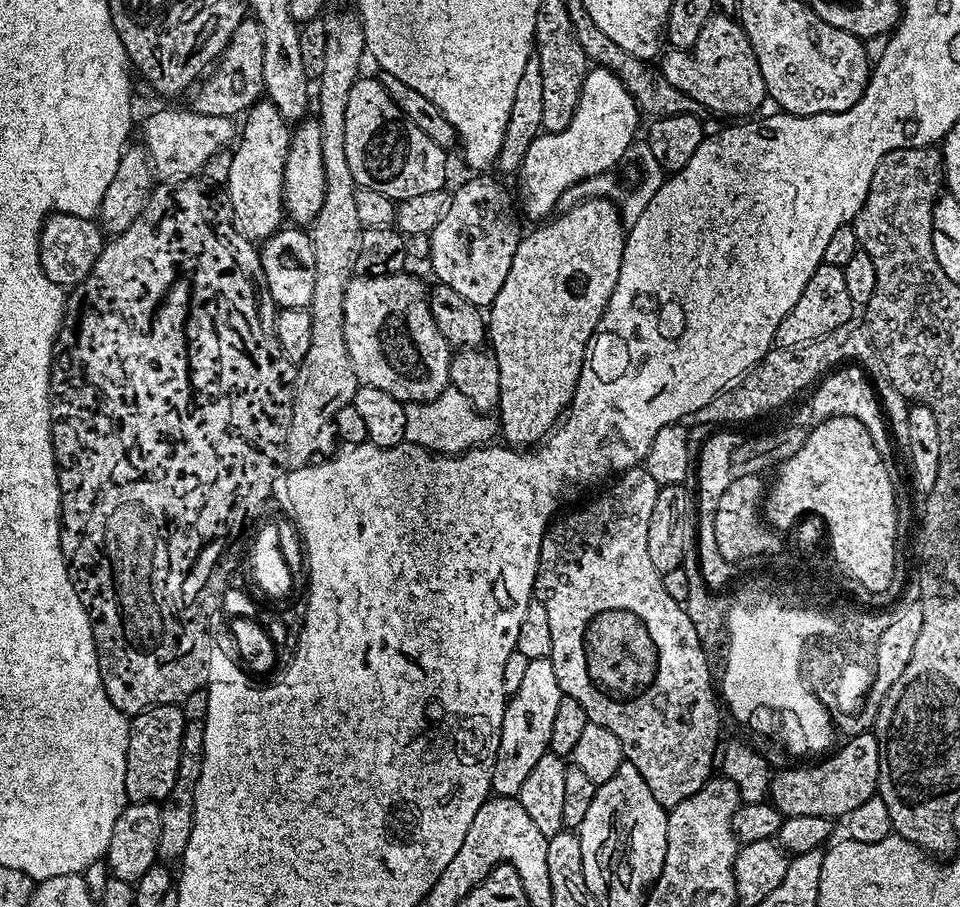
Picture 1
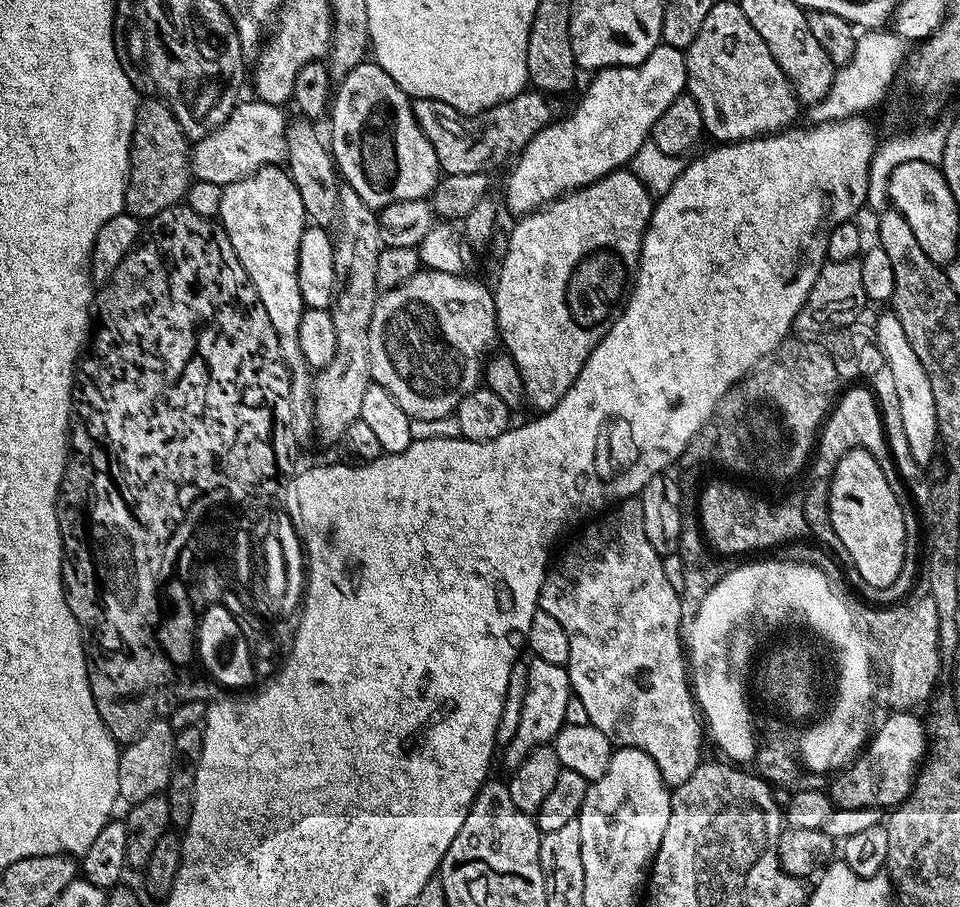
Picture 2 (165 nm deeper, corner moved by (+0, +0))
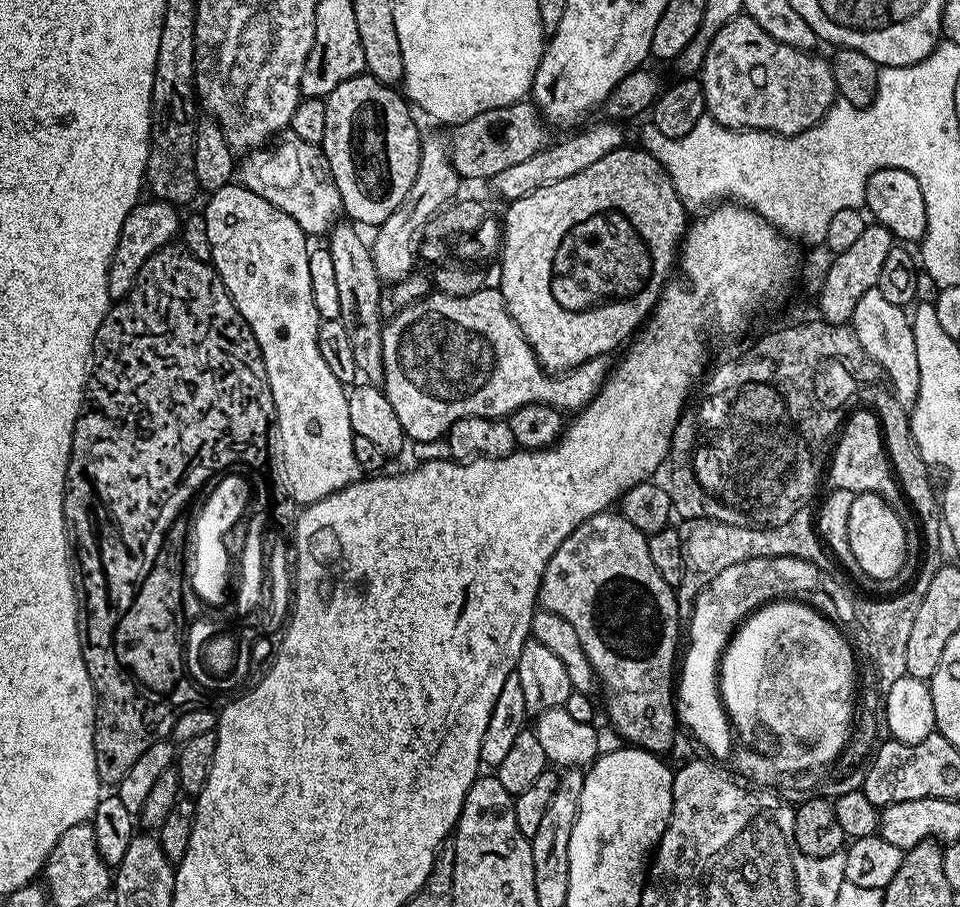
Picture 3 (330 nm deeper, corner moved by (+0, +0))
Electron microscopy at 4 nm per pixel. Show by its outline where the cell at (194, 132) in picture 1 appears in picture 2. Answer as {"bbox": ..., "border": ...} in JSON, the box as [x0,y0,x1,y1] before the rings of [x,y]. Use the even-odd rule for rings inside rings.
{"bbox":[189,98,288,188],"border":[[[255,98],[249,100],[239,101],[230,118],[214,134],[195,141],[189,153],[189,164],[195,179],[223,188],[251,176],[260,168],[281,165],[287,159],[288,117],[284,114],[285,109]]]}

